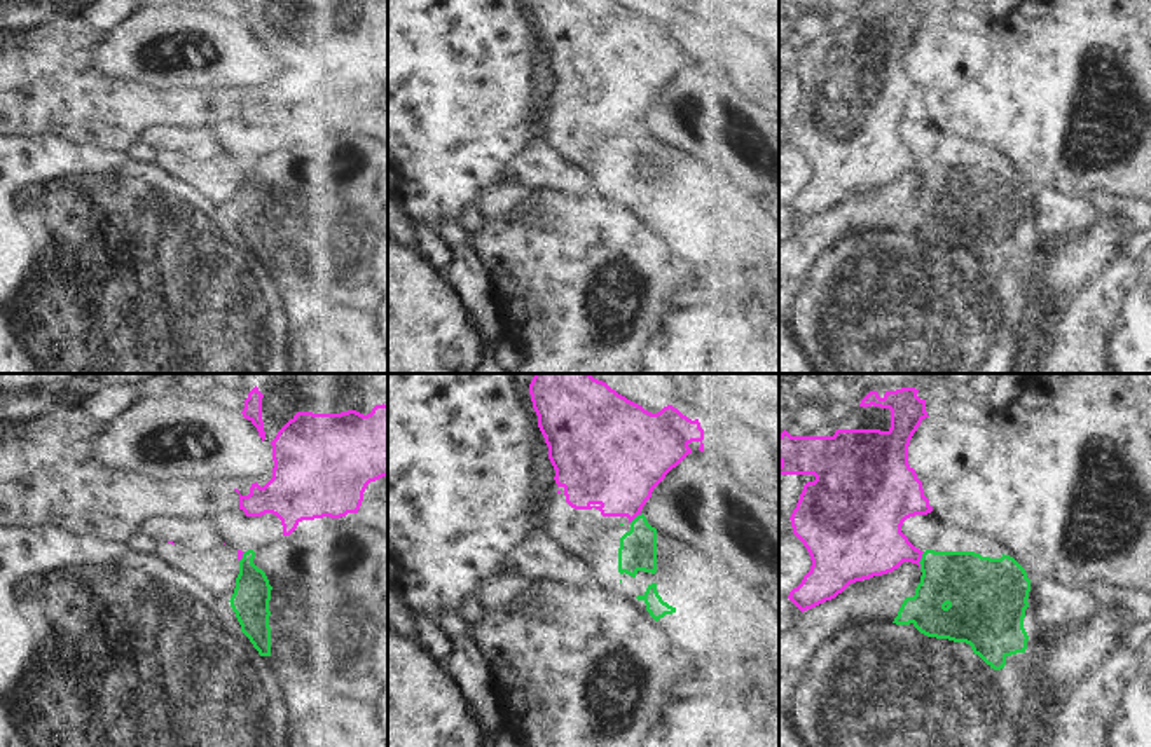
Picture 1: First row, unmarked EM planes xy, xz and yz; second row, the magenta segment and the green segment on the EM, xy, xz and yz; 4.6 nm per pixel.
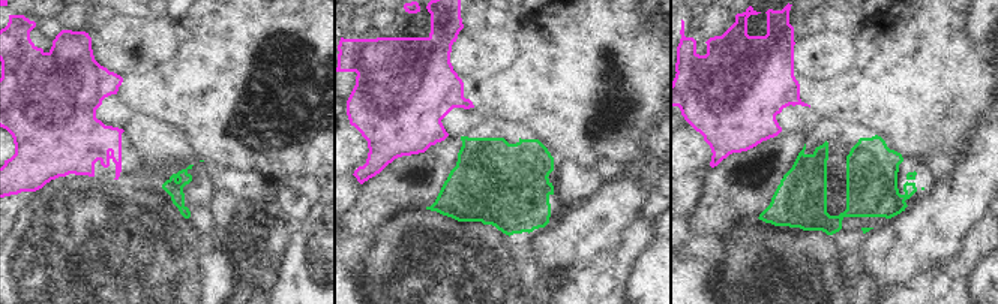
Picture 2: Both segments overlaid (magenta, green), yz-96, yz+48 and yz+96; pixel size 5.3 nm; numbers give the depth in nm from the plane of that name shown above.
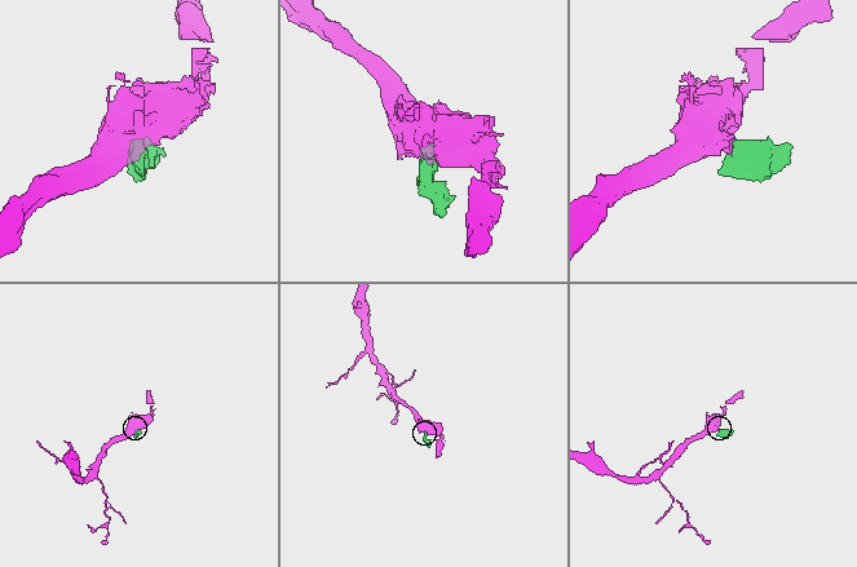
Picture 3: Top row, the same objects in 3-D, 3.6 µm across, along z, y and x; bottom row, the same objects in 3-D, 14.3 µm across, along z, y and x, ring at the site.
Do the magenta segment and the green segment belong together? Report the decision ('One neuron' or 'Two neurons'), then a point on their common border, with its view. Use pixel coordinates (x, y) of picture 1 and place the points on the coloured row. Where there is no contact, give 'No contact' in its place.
Two neurons. Touches magenta at yz (919, 561)

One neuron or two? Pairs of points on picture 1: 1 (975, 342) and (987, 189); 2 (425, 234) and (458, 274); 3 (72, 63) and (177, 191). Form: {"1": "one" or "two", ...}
{"1": "two", "2": "two", "3": "two"}

